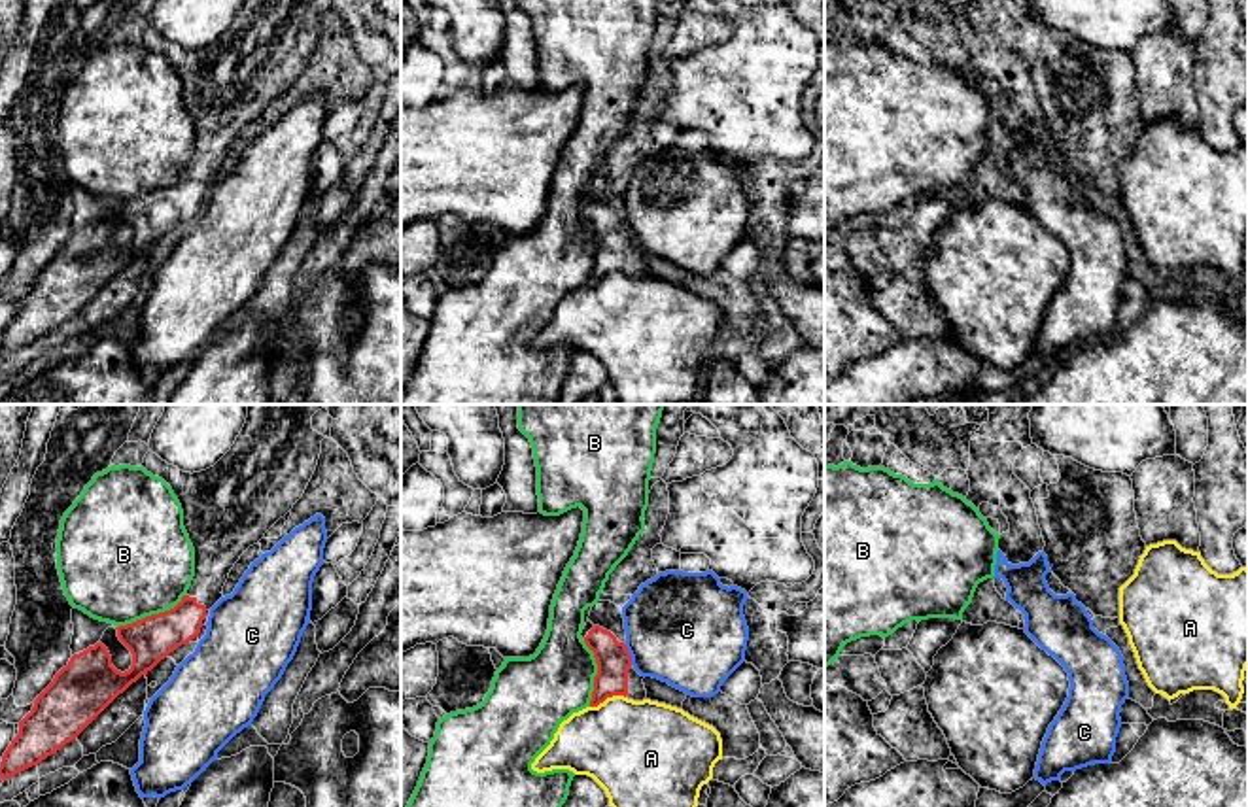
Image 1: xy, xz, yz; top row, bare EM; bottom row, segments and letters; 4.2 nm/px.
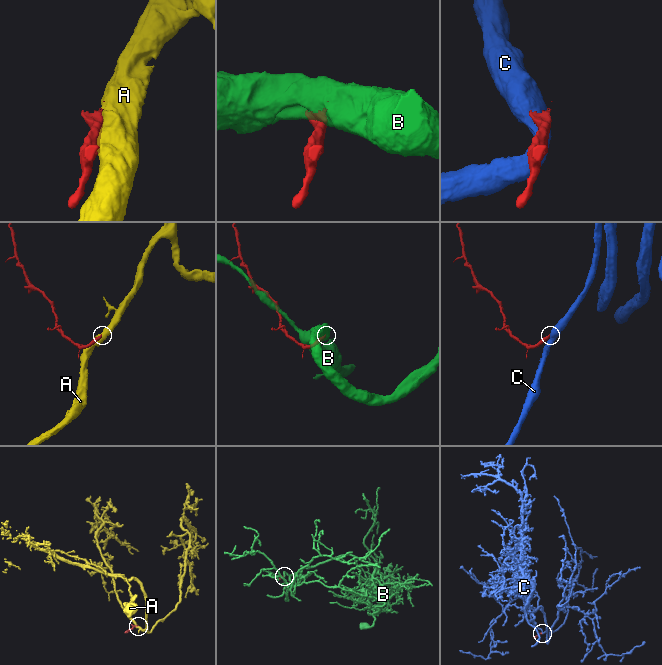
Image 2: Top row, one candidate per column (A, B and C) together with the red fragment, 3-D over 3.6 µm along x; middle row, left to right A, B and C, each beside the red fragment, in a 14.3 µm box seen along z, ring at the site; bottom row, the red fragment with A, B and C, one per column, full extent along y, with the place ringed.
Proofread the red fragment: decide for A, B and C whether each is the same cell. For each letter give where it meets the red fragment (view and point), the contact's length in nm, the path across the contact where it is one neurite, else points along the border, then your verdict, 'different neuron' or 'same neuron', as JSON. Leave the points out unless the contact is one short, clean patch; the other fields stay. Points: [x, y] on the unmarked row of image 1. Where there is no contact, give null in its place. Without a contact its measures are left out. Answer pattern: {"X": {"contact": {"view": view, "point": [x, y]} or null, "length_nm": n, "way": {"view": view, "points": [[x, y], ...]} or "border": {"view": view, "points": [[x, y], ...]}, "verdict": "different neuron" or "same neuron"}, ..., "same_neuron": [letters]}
{"A": {"contact": {"view": "xz", "point": [607, 273]}, "length_nm": 160, "verdict": "different neuron"}, "B": {"contact": {"view": "xy", "point": [152, 191]}, "length_nm": 320, "verdict": "different neuron"}, "C": {"contact": {"view": "xz", "point": [628, 231]}, "length_nm": 90, "border": {"view": "xz", "points": [[624, 222], [632, 240]]}, "verdict": "different neuron"}, "same_neuron": []}

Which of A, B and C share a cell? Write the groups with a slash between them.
A / B / C

